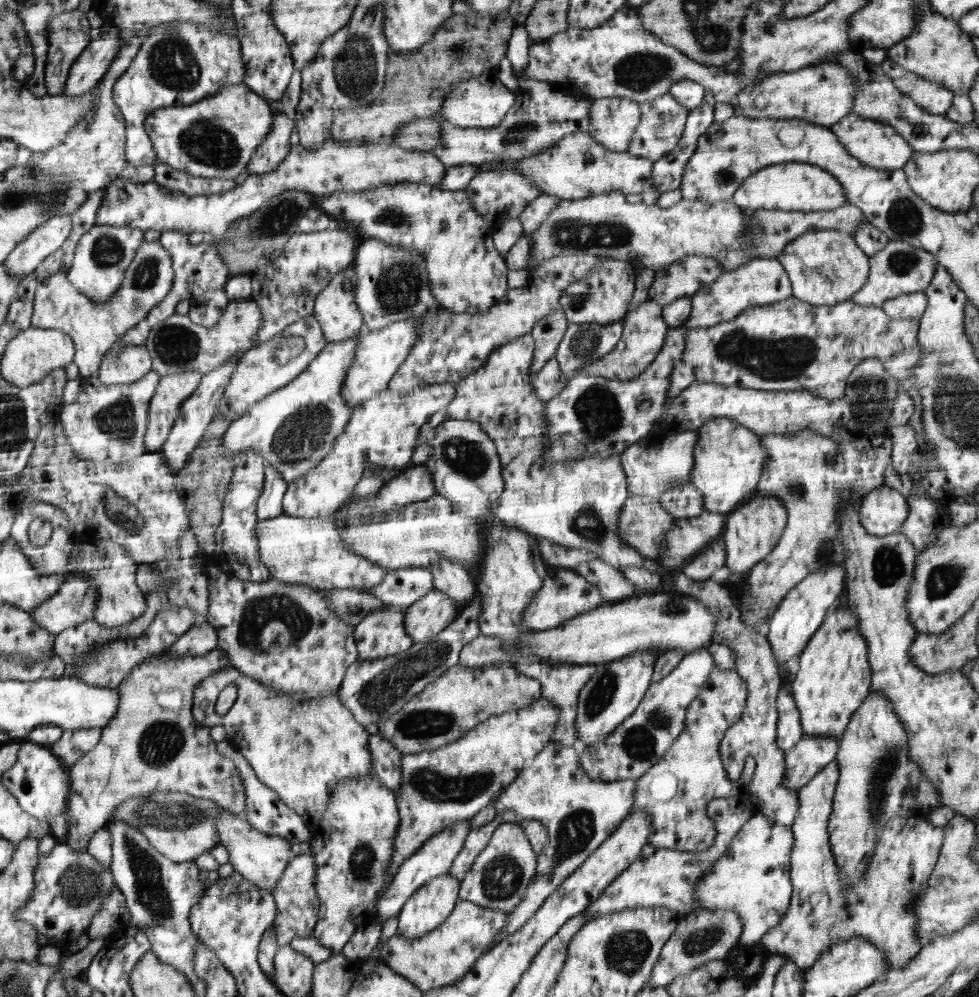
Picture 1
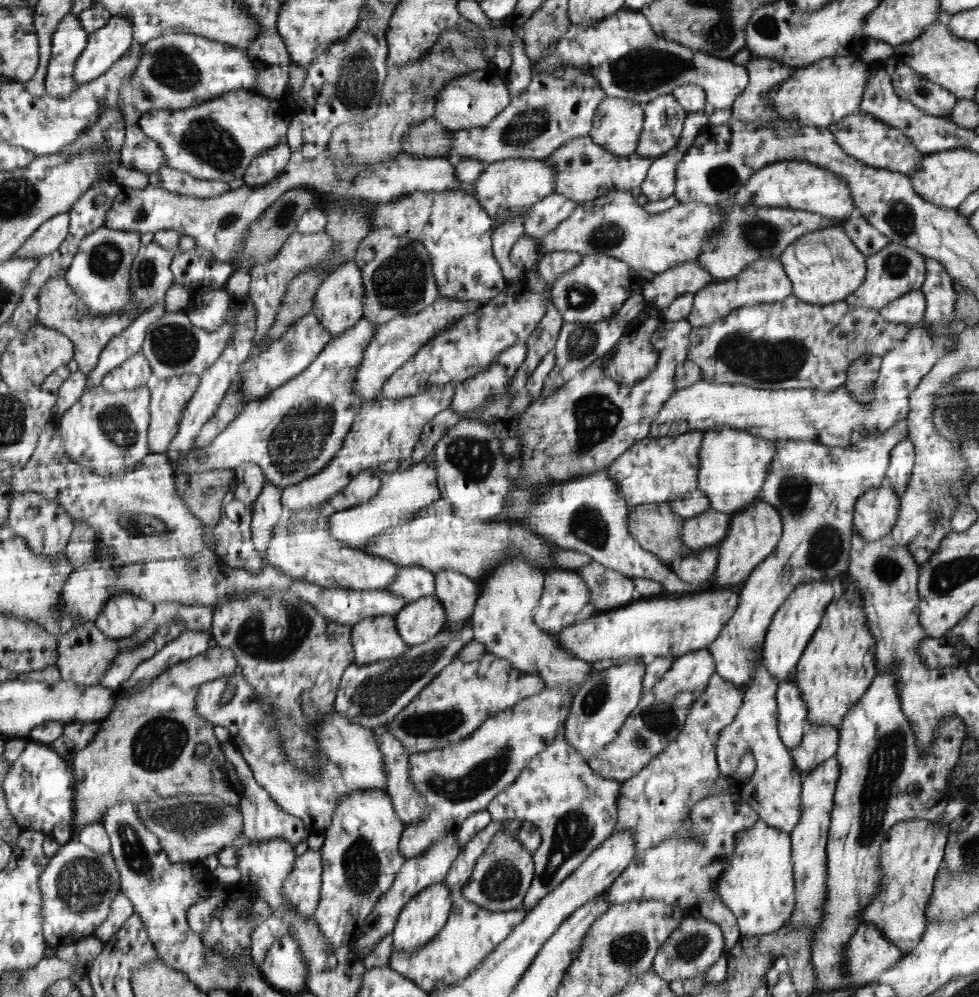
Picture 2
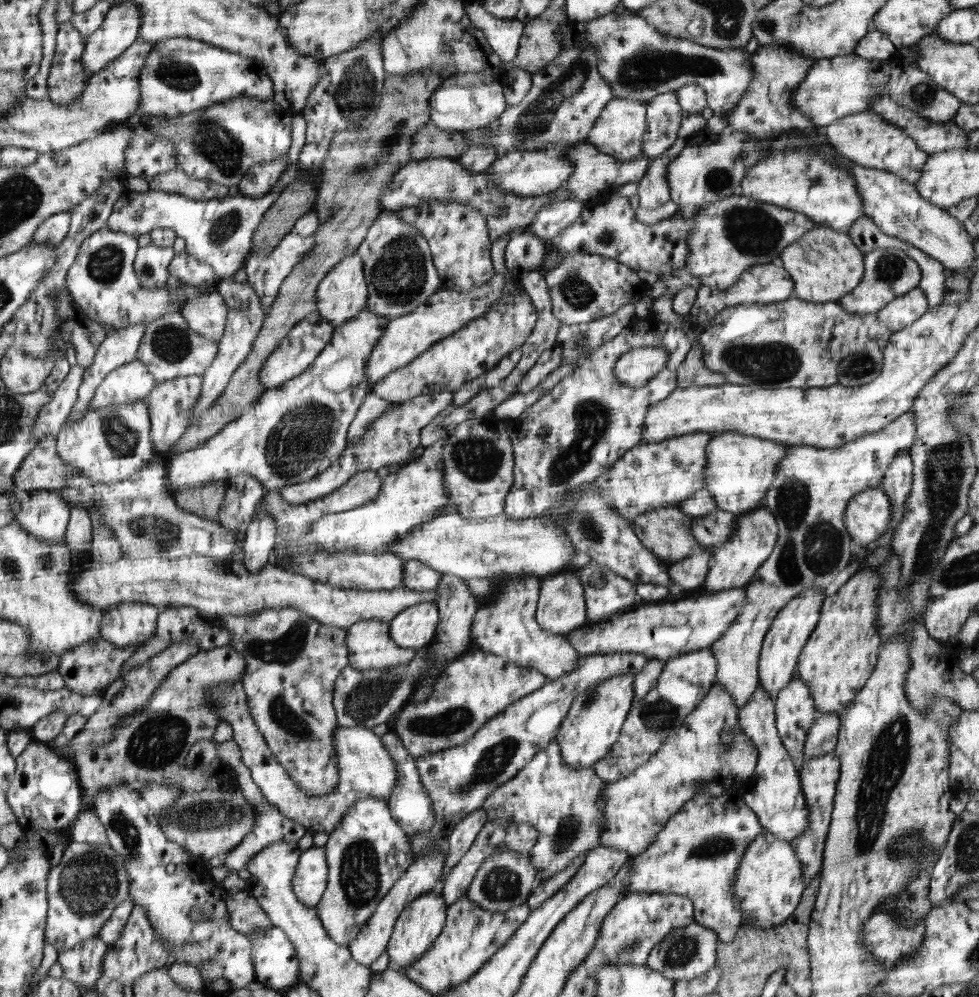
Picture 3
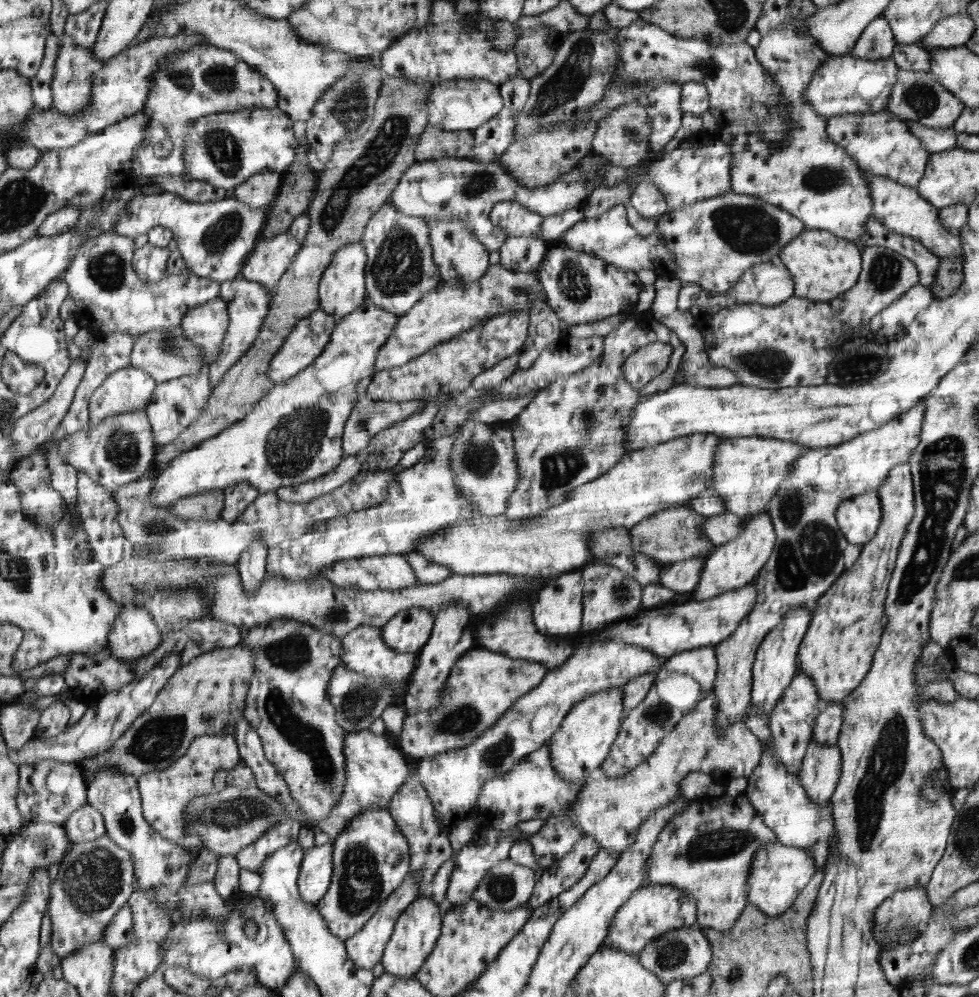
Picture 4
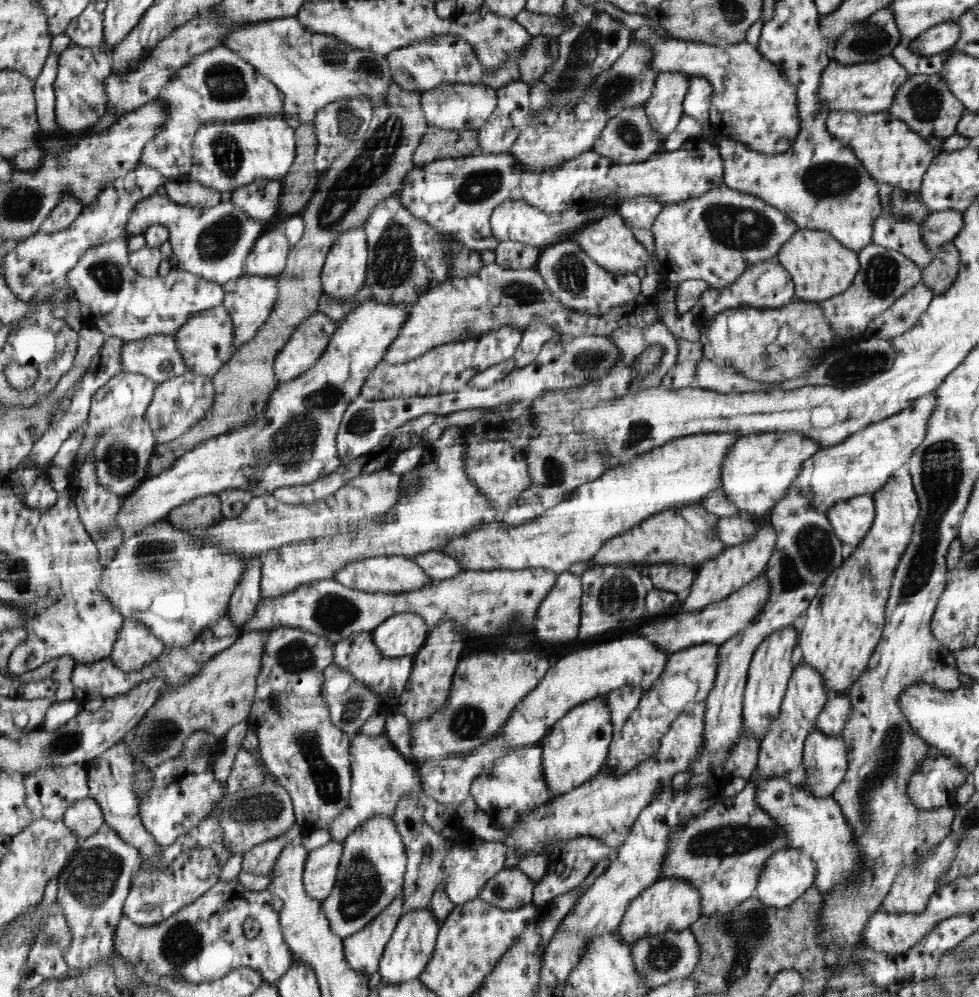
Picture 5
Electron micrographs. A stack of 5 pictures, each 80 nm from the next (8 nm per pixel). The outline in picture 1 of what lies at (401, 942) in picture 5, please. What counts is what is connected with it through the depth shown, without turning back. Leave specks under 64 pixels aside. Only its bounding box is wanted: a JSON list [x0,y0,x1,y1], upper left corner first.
[396,873,460,940]

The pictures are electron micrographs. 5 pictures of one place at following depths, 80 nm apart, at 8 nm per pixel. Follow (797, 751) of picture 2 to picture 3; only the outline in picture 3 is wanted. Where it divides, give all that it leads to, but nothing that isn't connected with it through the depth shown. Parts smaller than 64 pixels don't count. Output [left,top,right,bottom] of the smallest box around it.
[805,713,841,760]

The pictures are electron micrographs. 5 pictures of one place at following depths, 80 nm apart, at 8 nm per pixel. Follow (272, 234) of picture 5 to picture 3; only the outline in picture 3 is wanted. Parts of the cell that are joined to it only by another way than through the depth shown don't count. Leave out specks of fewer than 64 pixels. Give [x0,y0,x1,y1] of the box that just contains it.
[244,232,315,316]

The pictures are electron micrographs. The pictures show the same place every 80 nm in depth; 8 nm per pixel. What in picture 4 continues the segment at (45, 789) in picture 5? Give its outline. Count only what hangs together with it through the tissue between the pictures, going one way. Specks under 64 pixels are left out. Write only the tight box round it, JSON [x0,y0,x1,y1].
[17,758,88,826]

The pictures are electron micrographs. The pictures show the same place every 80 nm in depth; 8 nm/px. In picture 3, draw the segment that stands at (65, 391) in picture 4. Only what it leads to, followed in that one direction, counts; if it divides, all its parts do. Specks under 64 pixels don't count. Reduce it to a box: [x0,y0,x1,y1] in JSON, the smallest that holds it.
[31,365,85,442]

